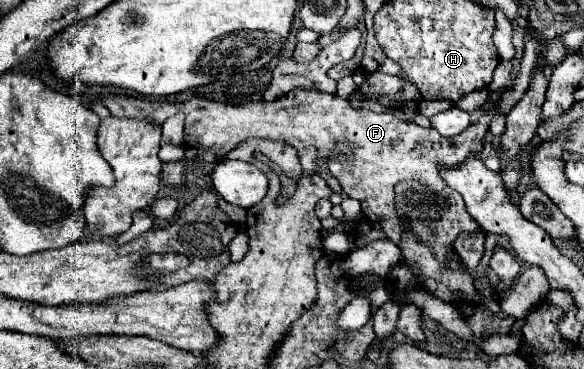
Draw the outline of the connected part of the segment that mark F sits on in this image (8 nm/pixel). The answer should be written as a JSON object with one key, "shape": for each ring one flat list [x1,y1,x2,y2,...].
{"shape":[[525,37,525,55,521,59,521,67,513,79,513,85,501,93,501,99,497,103,491,103,483,115,471,123,463,133,455,137,443,137,431,127,419,127,411,121,403,121,389,113,373,113,366,109,355,109,347,99,341,99,337,95,321,93,317,89,293,89,285,97,265,103,245,103,245,105,225,105,207,101,201,97,195,97,185,103,167,103,167,101,145,101,141,97,129,97,121,93,103,93,103,105,111,111,115,117,135,117,143,119,149,117,151,123,163,125,167,117,173,117,177,111,185,115,185,143,197,149,197,157,207,163,221,161,233,147,237,147,241,141,251,137,261,139,273,139,273,141,285,141,293,145,299,153,301,165,305,175,315,173,315,159,325,157,329,161,329,171,341,181,343,191,361,201,363,213,369,221,375,221,383,227,385,235,393,239,399,245,403,221,395,213,395,193,393,187,399,181,413,179,419,181,419,185,431,189,439,197,449,197,451,207,447,211,439,211,435,203,419,203,413,205,409,211,411,225,415,233,427,241,437,255,439,261,445,259,447,251,453,247,453,241,459,233,467,231,479,231,479,225,475,219,465,211,463,197,451,190,451,187,439,177,439,165,459,165,461,159,467,159,471,153,481,151,483,137,489,129,489,123,495,119,495,115,507,115,519,99,525,95,527,87,533,81,537,67,551,67,561,63,567,57,567,49,563,43,563,37,551,39,551,41,539,41,535,37]]}

